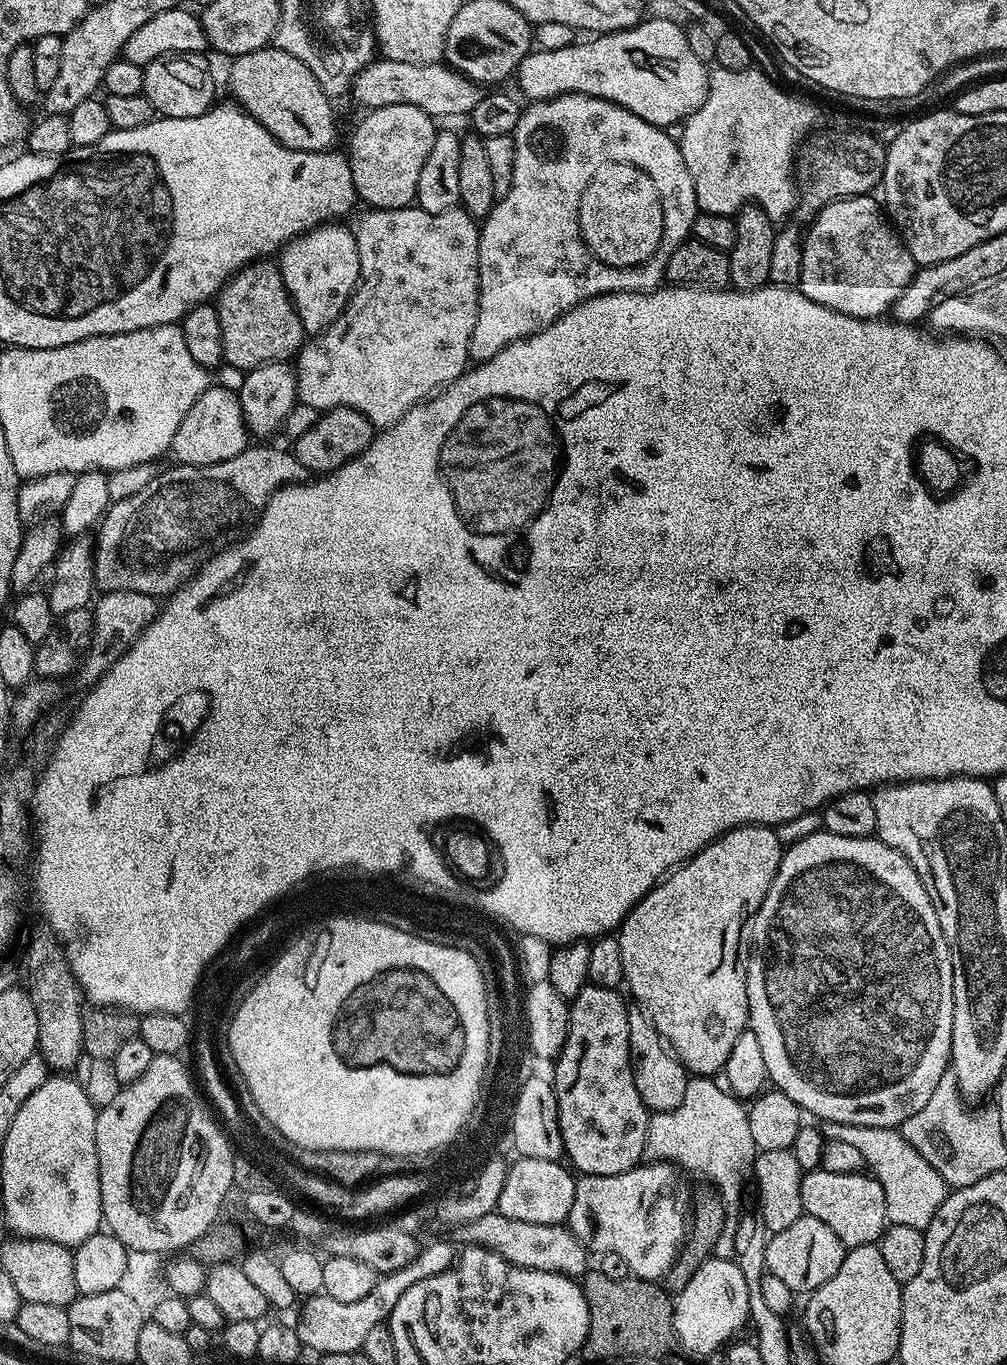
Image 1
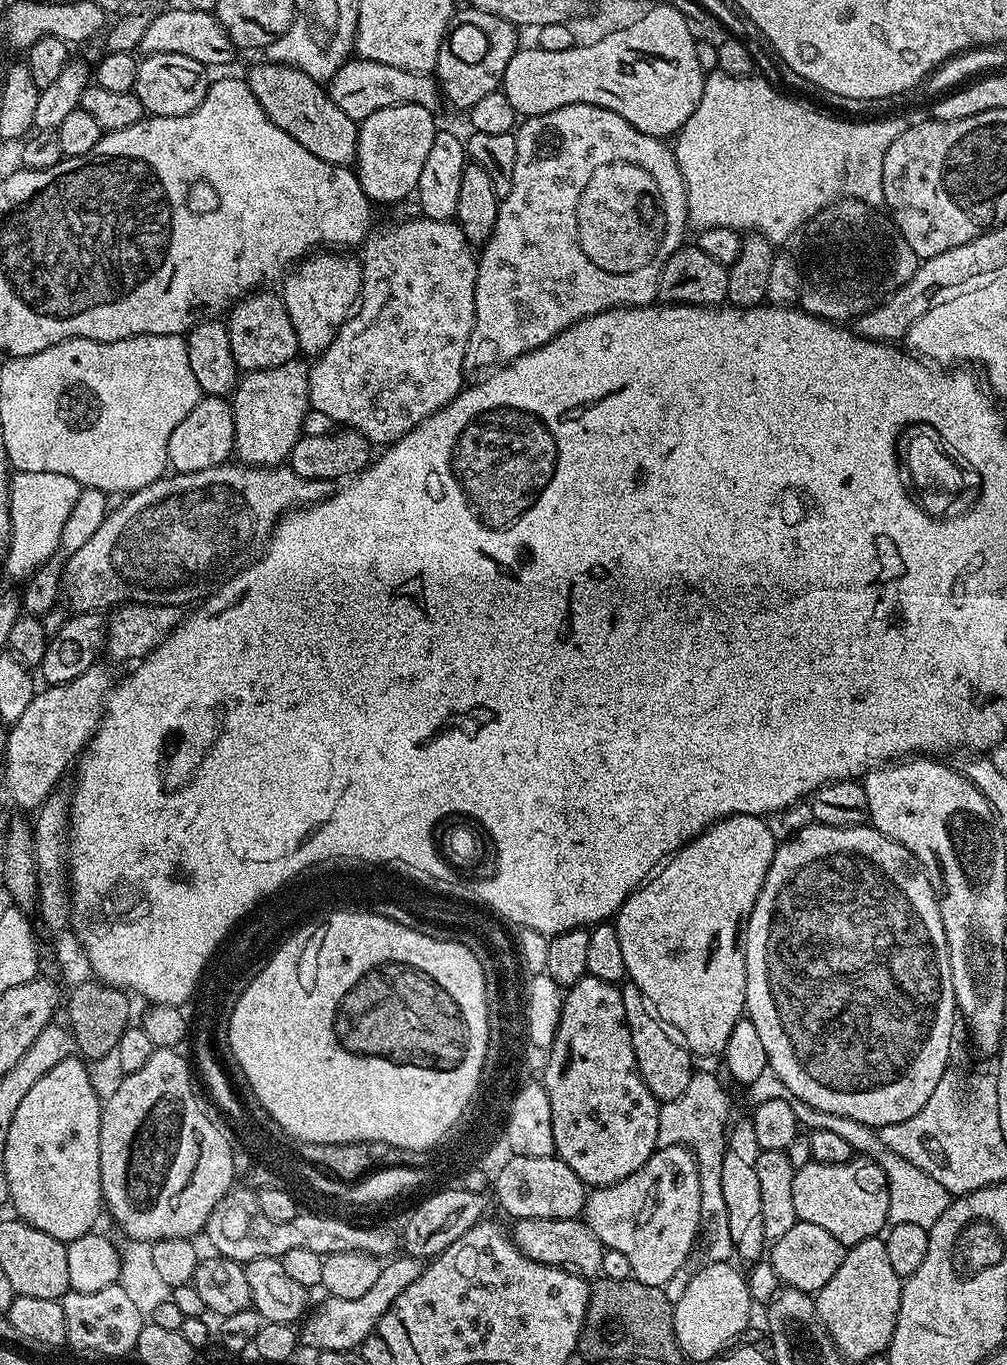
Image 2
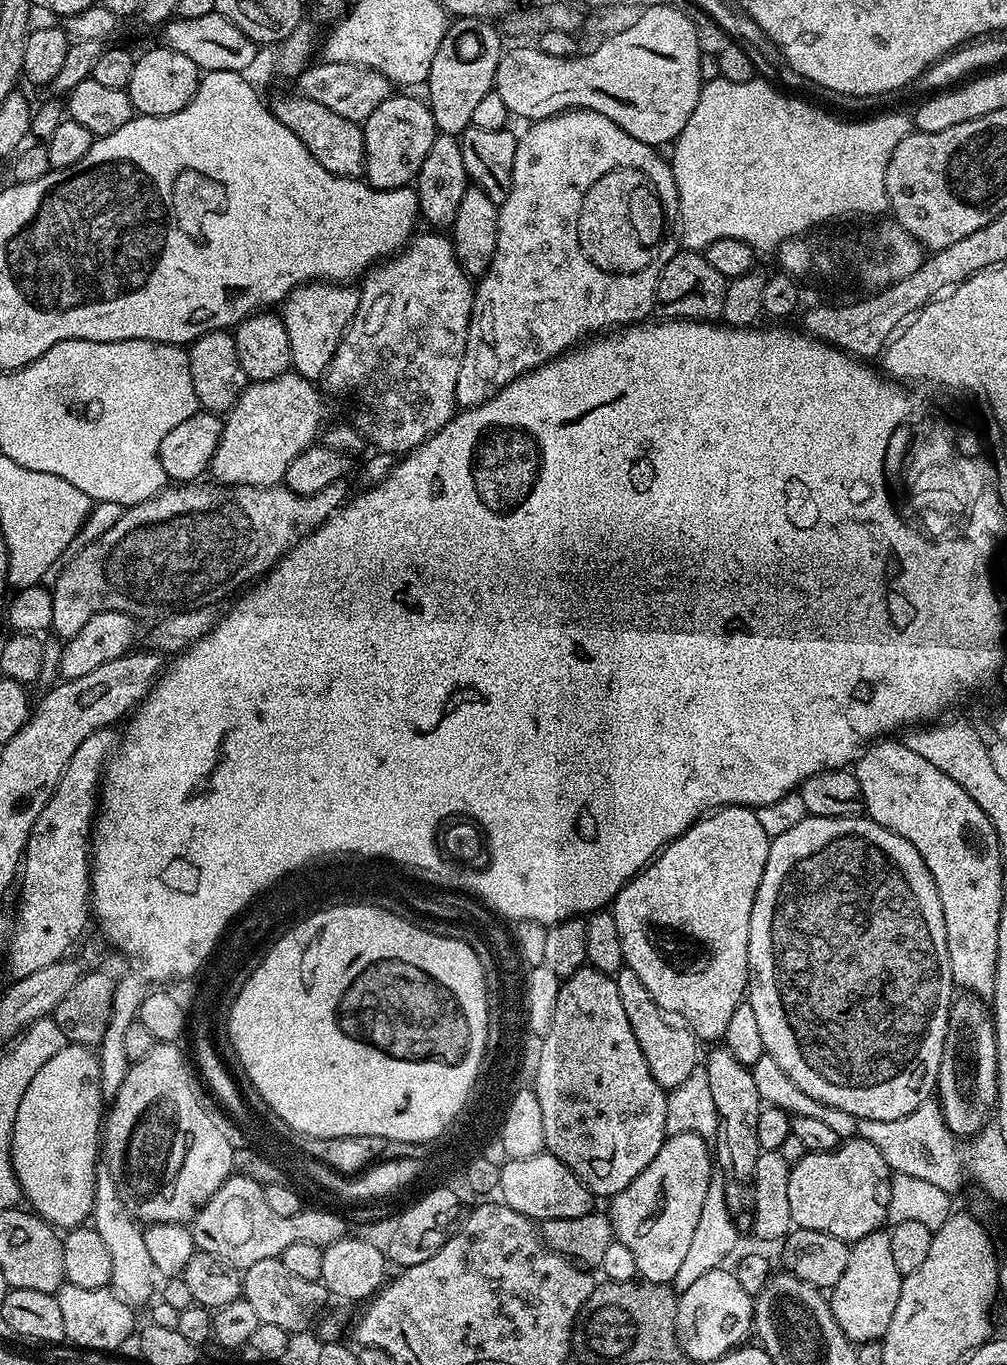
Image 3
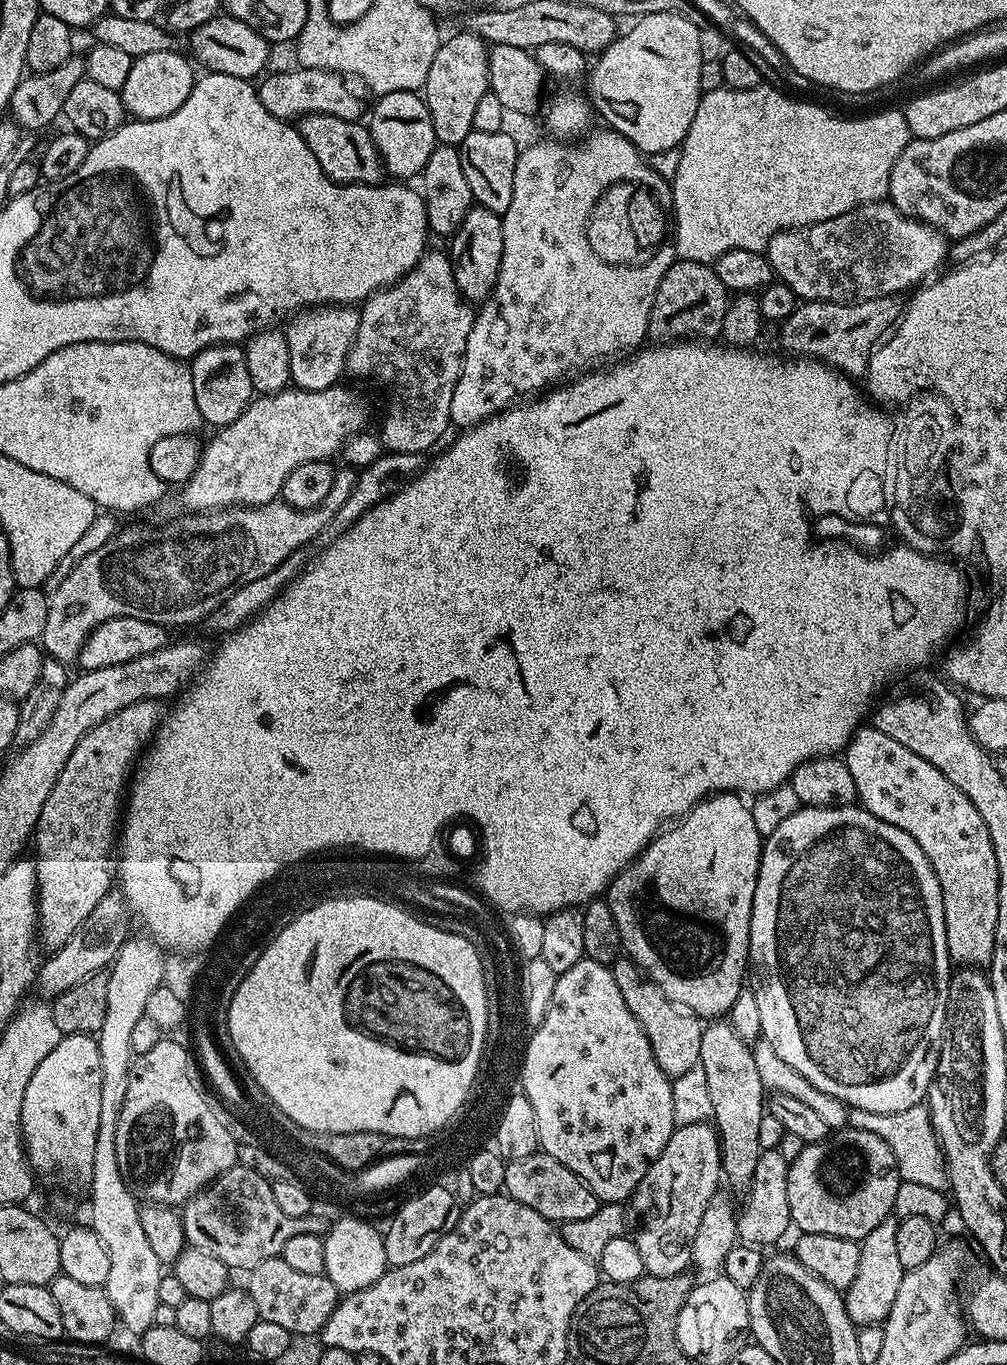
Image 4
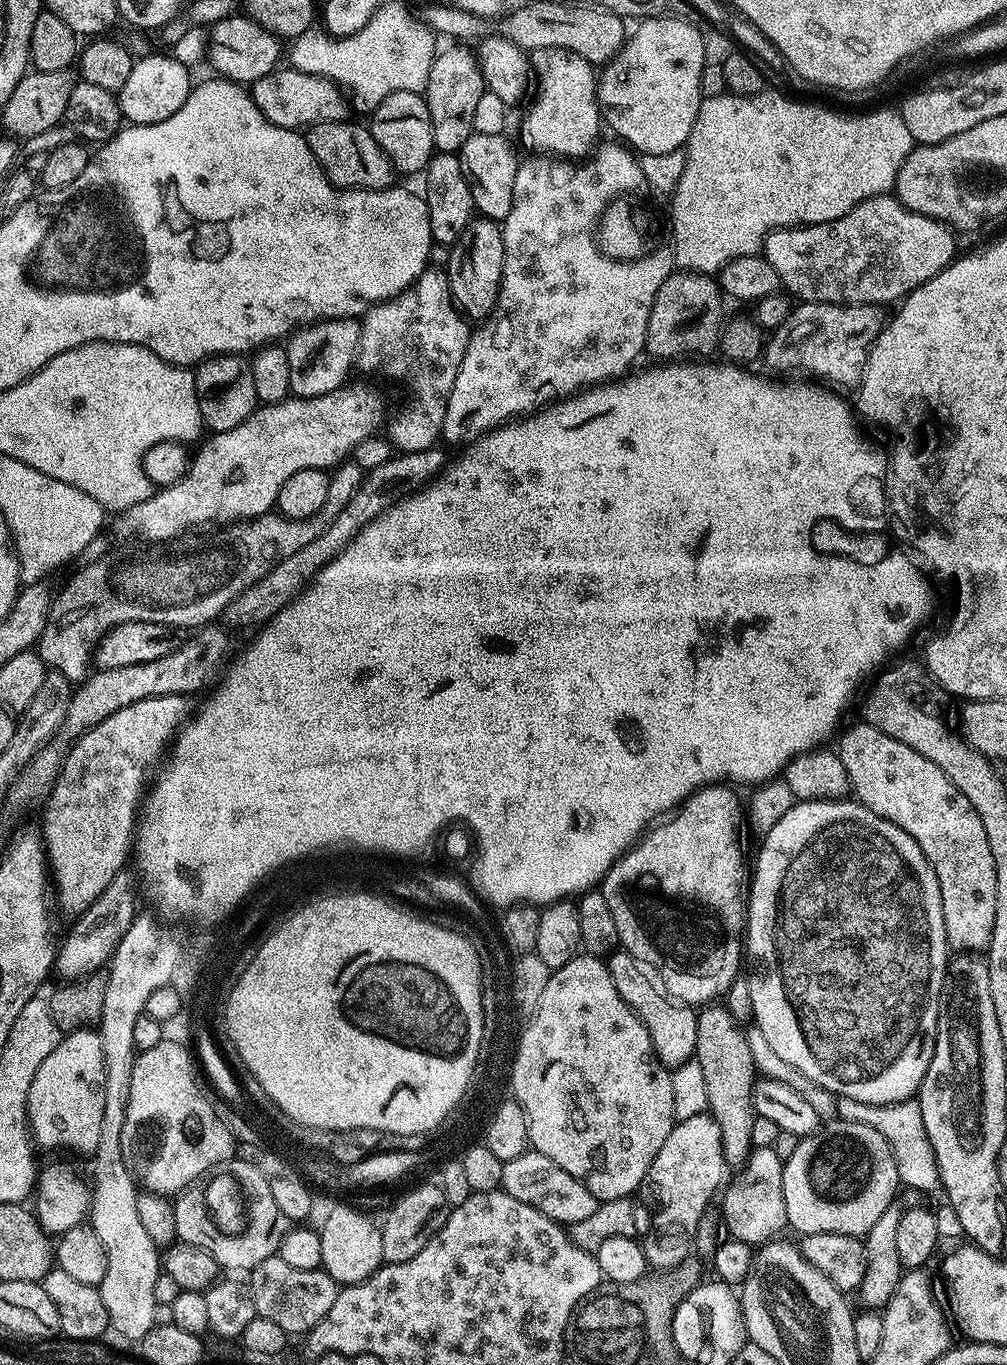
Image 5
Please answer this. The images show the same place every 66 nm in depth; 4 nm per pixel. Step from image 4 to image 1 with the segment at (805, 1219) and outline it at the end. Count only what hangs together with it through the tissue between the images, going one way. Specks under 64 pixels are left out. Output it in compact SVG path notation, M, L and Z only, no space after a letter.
M819 1167L815 1172L806 1172L802 1178L802 1206L805 1216L818 1218L825 1226L830 1226L834 1234L843 1242L845 1249L876 1244L888 1224L886 1214L886 1194L882 1194L882 1186L876 1177L864 1172L854 1174L830 1174L825 1168Z

